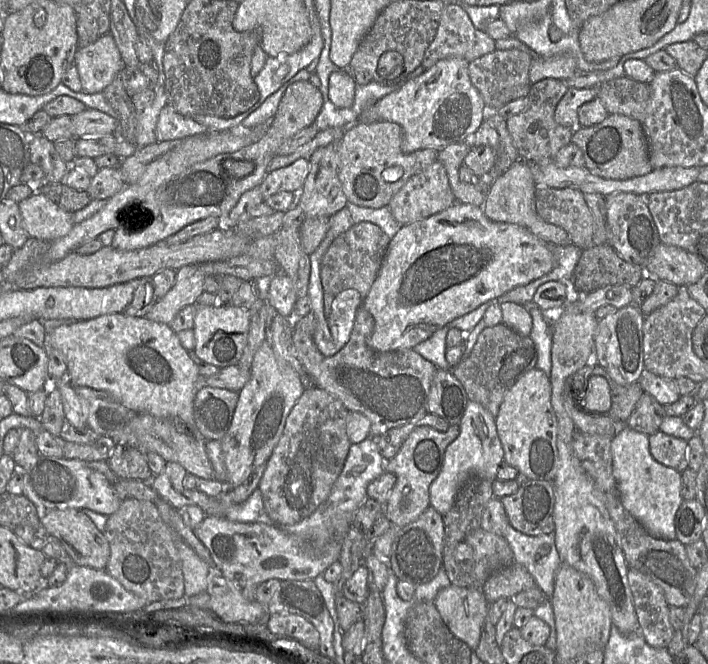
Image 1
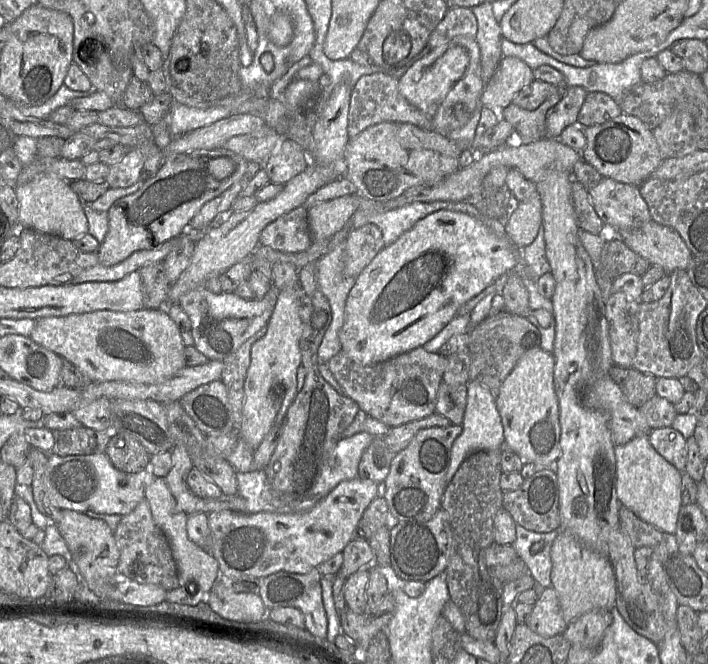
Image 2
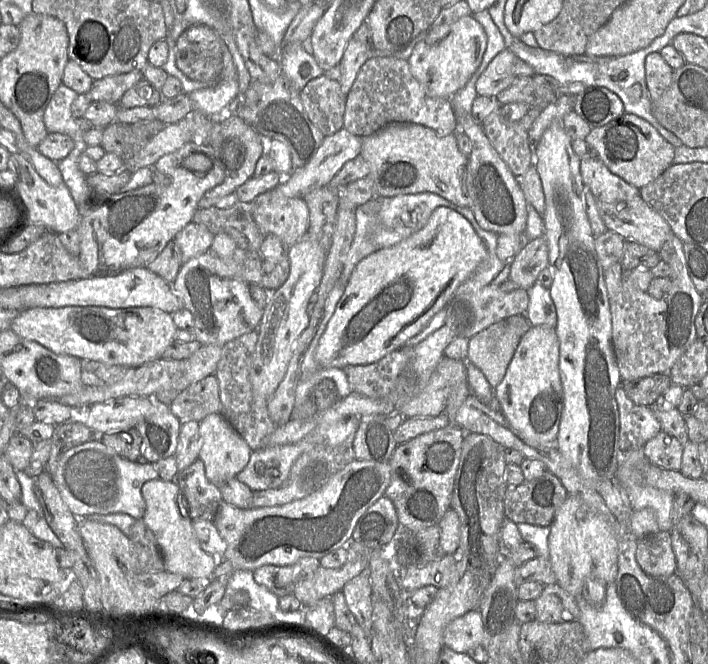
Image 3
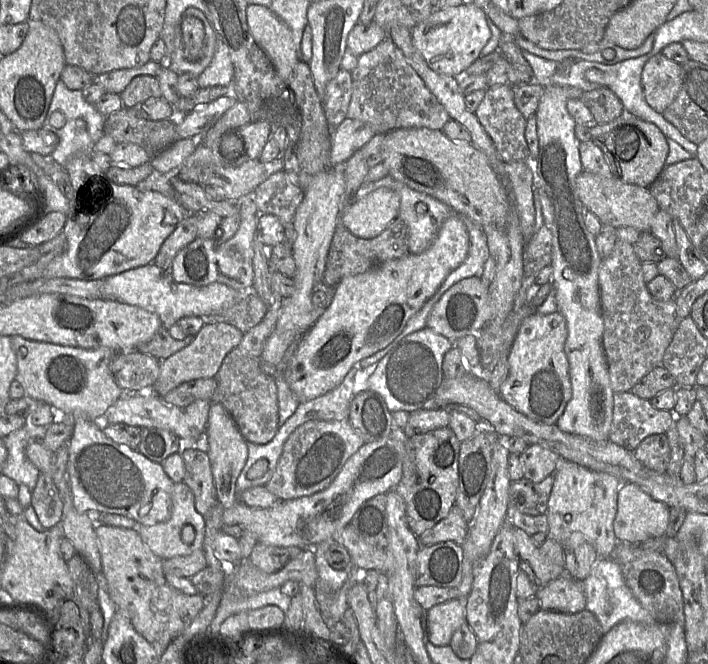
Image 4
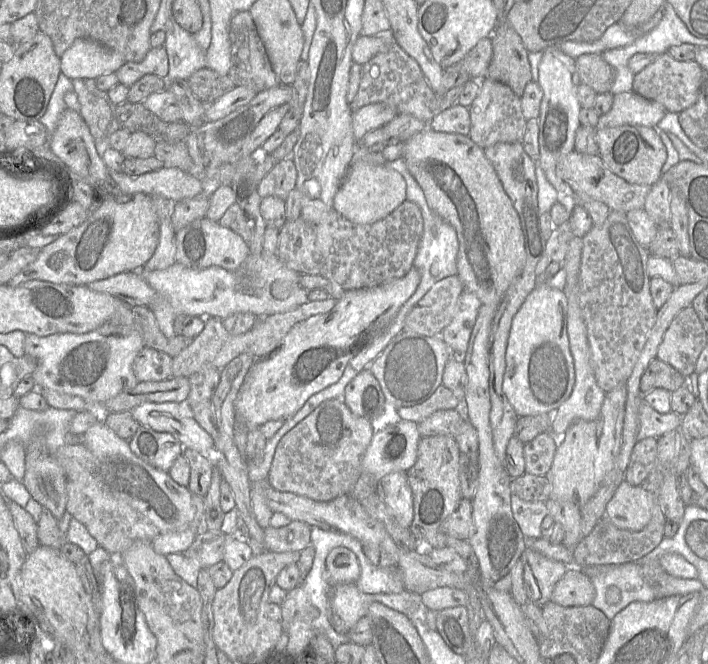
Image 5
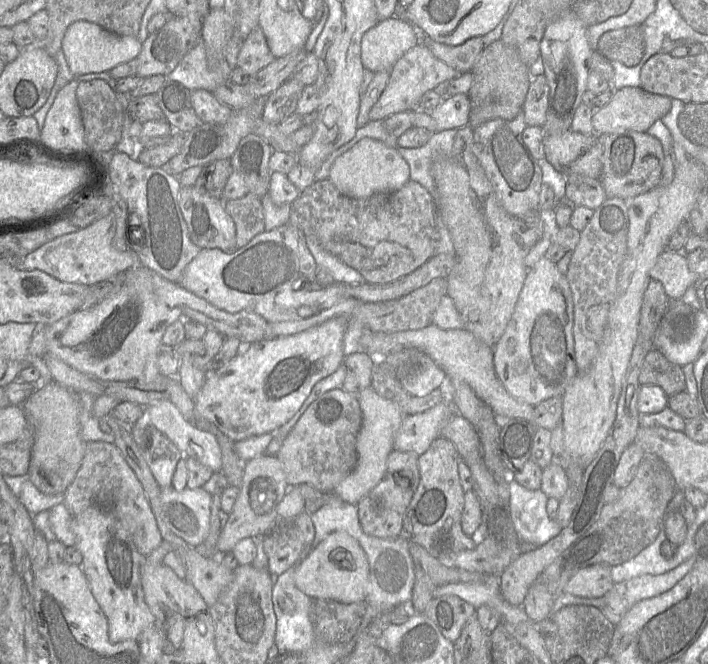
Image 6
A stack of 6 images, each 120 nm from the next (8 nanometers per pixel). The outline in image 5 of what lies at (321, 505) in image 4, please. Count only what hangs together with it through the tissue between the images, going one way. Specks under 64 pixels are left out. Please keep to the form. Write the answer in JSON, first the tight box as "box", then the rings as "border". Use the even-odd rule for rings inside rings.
{"box":[361,420,420,482],"border":[[[401,420],[379,427],[373,433],[372,439],[362,457],[361,472],[371,475],[377,482],[391,472],[406,472],[416,462],[420,439],[418,423],[413,421]]]}

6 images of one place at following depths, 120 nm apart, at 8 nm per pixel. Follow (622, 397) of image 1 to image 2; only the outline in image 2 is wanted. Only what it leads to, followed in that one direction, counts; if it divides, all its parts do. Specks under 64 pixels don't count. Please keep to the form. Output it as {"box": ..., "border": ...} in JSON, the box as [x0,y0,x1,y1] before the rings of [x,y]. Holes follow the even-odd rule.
{"box":[609,365,656,408],"border":[[[613,365],[609,376],[618,384],[626,400],[640,408],[656,395],[656,380],[654,375],[642,373],[634,368],[623,368]]]}

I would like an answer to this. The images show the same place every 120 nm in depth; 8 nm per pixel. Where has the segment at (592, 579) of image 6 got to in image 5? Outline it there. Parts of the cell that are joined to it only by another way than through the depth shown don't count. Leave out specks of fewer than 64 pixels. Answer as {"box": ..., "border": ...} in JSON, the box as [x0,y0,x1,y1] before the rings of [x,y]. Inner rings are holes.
{"box":[551,567,595,607],"border":[[[569,567],[555,584],[551,602],[564,607],[587,606],[595,597],[595,589],[589,576],[580,568]]]}

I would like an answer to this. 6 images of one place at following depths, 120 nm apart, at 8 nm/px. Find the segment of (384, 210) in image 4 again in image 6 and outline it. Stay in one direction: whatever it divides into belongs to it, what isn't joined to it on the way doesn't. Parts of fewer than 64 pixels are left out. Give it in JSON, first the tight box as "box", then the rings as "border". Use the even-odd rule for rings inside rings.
{"box":[328,138,410,198],"border":[[[363,138],[334,161],[328,179],[342,194],[351,198],[366,198],[402,188],[410,180],[410,168],[397,147],[388,147],[378,140]]]}

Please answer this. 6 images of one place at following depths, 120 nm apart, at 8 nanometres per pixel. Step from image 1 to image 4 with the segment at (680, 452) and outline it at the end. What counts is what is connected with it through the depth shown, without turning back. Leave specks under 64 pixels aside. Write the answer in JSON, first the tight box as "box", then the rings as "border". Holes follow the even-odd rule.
{"box":[633,433,670,473],"border":[[[666,433],[647,436],[633,450],[633,453],[646,468],[658,473],[665,473],[670,458],[670,447]]]}

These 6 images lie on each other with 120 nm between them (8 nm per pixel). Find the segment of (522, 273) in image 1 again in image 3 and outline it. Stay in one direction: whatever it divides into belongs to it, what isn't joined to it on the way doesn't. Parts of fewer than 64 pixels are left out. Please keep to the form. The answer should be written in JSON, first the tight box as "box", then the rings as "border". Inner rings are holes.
{"box":[315,207,487,369],"border":[[[448,207],[436,208],[423,228],[396,245],[375,251],[355,266],[319,340],[315,351],[317,365],[319,368],[343,369],[349,365],[371,364],[401,348],[447,305],[456,289],[486,256],[487,250],[482,239],[466,218]]]}

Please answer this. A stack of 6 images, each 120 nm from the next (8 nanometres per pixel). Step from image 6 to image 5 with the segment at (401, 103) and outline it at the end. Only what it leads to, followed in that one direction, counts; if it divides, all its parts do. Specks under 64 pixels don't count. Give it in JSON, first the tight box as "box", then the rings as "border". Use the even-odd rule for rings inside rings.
{"box":[352,103,398,143],"border":[[[374,103],[353,112],[352,130],[357,143],[370,131],[385,126],[398,115],[397,110],[387,104]]]}

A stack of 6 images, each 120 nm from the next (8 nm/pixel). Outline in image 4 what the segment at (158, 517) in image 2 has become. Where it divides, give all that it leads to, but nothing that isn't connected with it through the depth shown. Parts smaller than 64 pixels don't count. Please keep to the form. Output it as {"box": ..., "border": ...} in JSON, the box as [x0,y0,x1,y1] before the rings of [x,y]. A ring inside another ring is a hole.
{"box":[137,482,205,561],"border":[[[183,482],[174,483],[170,517],[152,526],[138,525],[137,531],[148,548],[164,561],[176,556],[187,556],[203,549],[205,518],[195,508],[191,489]]]}

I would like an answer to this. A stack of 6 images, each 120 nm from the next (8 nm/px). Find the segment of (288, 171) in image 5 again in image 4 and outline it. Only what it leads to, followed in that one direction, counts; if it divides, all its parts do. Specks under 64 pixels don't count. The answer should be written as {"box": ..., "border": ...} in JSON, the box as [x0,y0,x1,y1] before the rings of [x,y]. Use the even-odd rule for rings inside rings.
{"box":[255,170,303,226],"border":[[[281,170],[255,189],[255,197],[259,214],[272,214],[285,226],[293,222],[303,191],[287,172]]]}

